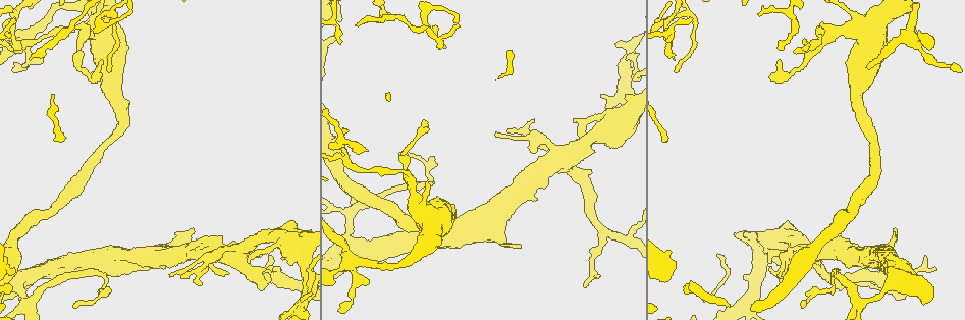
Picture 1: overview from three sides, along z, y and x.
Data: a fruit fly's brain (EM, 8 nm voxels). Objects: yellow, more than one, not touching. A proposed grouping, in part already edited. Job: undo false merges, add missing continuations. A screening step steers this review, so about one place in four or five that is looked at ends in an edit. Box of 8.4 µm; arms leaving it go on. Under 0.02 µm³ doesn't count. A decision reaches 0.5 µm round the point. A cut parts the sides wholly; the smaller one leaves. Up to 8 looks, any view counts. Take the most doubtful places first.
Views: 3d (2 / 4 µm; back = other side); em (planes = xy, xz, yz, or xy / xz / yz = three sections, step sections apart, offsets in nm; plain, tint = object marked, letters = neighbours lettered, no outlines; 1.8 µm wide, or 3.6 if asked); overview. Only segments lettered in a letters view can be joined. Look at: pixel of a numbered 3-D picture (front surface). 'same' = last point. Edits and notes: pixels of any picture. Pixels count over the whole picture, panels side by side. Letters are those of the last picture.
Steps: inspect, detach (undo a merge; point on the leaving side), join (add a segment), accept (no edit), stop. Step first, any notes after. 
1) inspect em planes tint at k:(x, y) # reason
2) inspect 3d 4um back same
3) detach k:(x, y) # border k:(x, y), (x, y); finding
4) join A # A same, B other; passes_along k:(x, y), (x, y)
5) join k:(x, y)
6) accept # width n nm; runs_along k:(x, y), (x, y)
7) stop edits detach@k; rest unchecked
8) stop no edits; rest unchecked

inspect 3d 2um at 1:(21, 301)

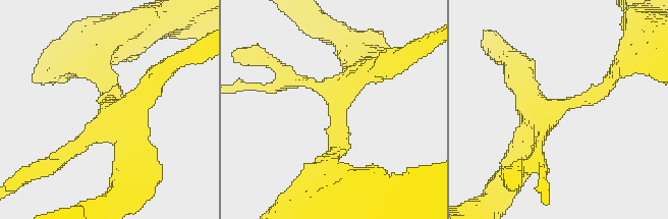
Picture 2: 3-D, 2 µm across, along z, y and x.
inspect em 3.6um planes tint at 2:(554, 108) # arms 4

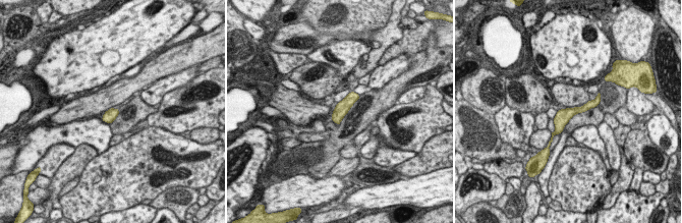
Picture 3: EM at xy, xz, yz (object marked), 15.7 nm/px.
inspect em 3.6um planes letters same

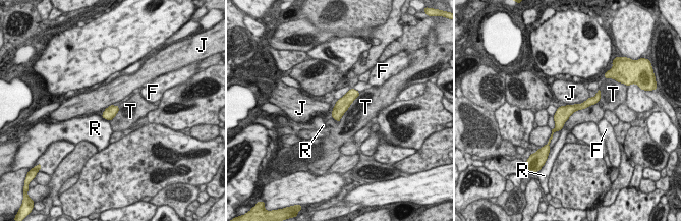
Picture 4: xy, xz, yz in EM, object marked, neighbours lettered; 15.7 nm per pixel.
accept # F other, J other, R other, T other; runs_along 4:(594, 99), (571, 108), (558, 127); continuous, no second neuron

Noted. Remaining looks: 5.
inspect em planes letters at 1:(236, 253) # four or more arms meet

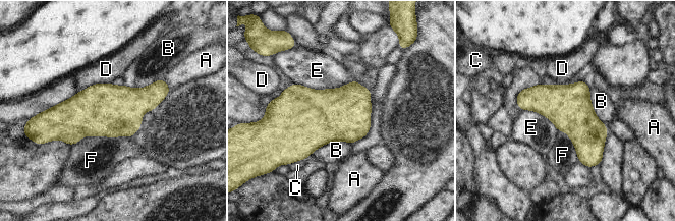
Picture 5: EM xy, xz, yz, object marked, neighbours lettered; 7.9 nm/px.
accept # longest_contact F 500 nm; A other, B other, C other, D other, E other, F other; border 5:(132, 136), (83, 135), (71, 146); one neuron here

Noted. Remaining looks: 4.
inspect 3d 4um at 1:(628, 130) # an open end

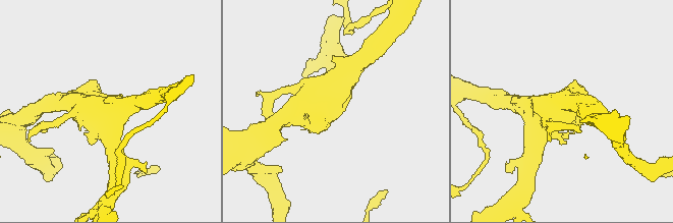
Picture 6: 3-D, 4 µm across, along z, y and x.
inspect em planes letters at 6:(337, 107) # shape alone is not enough

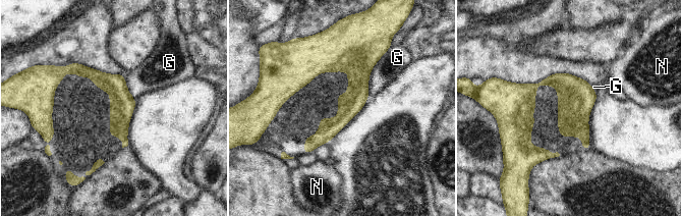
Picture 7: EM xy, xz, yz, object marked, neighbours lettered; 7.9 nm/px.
accept # G other, N other; border 7:(387, 51), (371, 70), (367, 95); no lettered segment goes on from it

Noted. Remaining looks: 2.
stop no edits; rest unchecked

